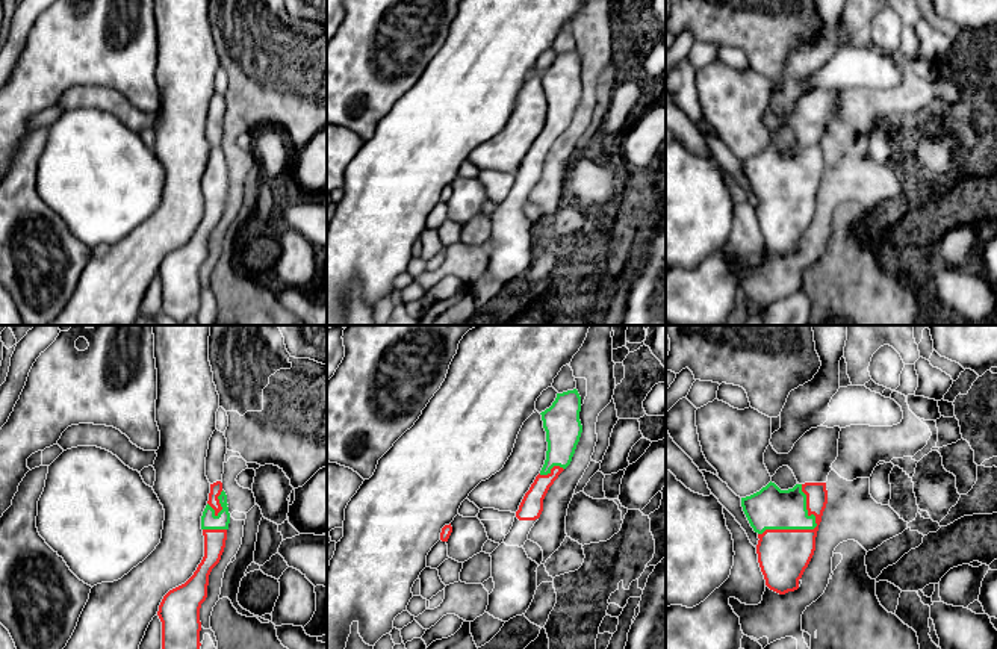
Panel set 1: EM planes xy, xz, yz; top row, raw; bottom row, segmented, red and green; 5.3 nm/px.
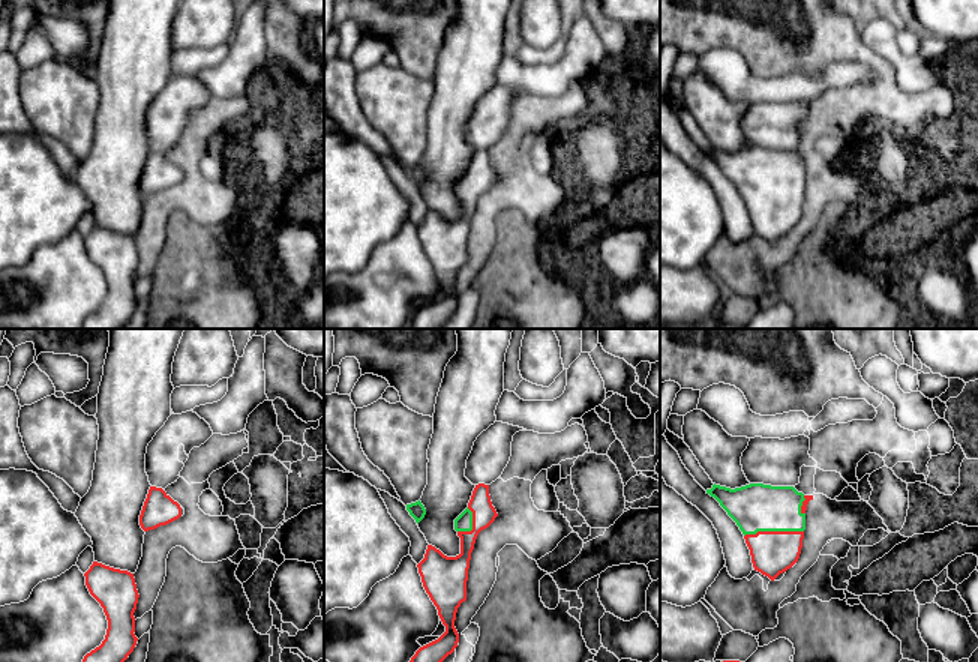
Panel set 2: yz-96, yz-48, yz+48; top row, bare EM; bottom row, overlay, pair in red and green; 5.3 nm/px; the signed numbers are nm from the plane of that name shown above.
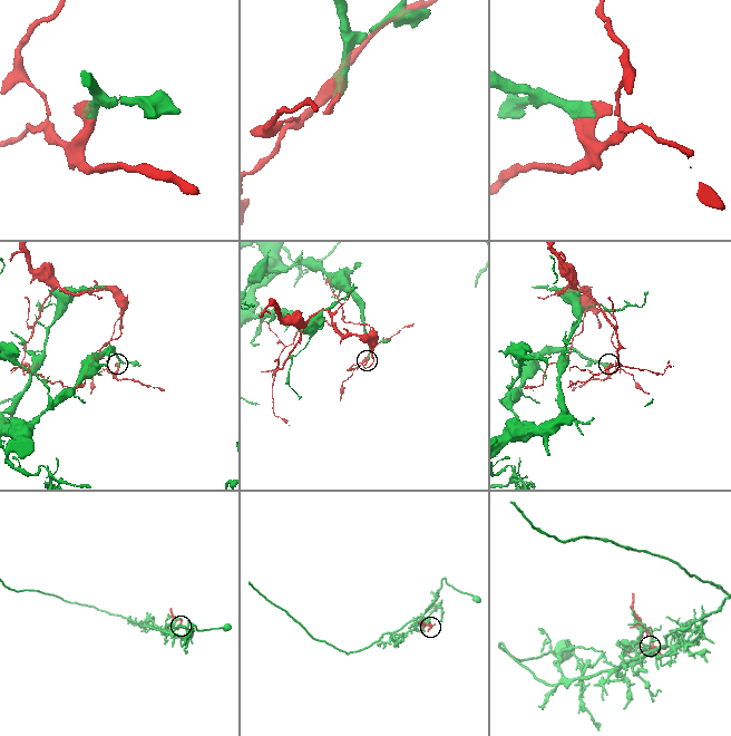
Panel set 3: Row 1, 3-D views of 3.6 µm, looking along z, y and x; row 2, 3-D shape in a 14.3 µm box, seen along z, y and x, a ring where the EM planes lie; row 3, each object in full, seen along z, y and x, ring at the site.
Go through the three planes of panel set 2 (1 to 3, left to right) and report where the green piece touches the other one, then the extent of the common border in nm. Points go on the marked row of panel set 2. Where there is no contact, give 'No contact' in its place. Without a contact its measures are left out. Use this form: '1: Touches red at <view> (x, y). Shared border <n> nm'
1: No contact
2: Touches red at yz-48 (473, 526). Shared border 150 nm
3: Touches red at yz+48 (773, 532). Shared border 320 nm

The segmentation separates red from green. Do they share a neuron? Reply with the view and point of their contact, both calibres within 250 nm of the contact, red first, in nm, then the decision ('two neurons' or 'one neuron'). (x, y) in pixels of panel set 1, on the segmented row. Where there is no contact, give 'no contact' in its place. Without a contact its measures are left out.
yz (808, 530) | 280/220 nm | two neurons

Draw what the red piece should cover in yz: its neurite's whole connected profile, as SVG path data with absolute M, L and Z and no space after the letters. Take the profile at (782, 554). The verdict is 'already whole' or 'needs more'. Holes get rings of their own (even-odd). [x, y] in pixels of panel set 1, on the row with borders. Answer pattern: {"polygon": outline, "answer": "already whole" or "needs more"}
{"polygon": "M805 483L808 516L815 516L814 529L766 529L758 534L758 563L766 585L785 595L799 588L799 579L808 567L814 551L818 525L828 504L826 483Z", "answer": "already whole"}

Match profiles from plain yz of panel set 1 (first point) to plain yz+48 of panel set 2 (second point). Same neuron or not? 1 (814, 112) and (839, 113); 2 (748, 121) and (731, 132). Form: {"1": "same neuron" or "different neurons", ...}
{"1": "different neurons", "2": "same neuron"}

